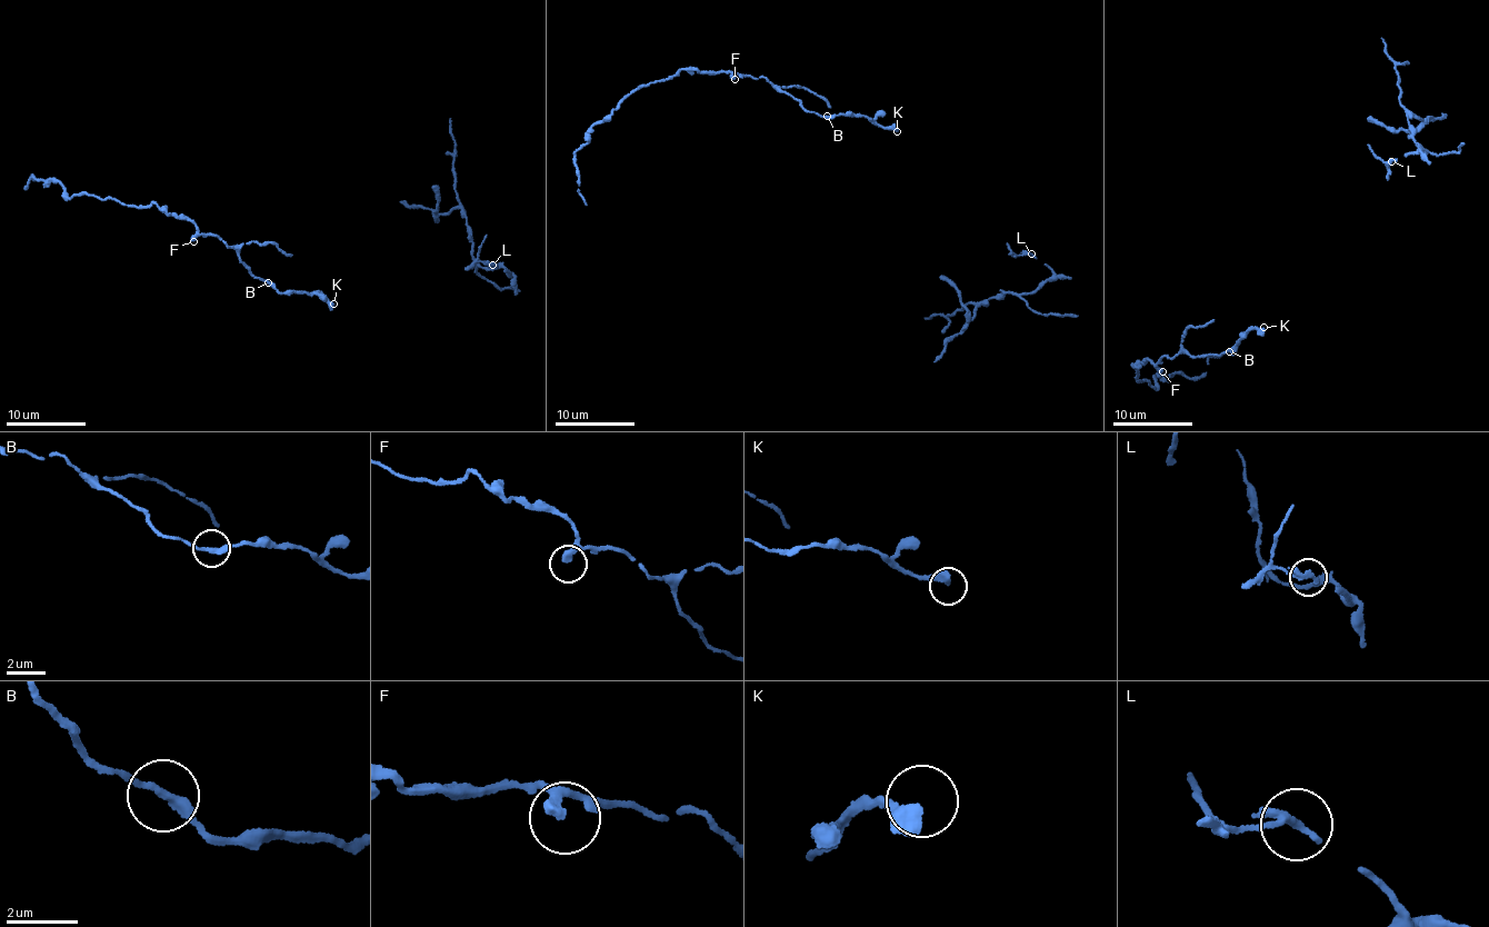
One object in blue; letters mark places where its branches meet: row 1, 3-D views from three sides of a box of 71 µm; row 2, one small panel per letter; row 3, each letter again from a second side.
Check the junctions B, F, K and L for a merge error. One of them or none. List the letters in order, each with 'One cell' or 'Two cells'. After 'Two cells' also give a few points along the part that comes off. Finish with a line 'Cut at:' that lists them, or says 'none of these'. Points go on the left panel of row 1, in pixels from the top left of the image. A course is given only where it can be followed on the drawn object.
B: One cell
F: One cell
K: One cell
L: Two cells. Course of the part to remove: (492, 266), (478, 257), (486, 235)
Cut at: L

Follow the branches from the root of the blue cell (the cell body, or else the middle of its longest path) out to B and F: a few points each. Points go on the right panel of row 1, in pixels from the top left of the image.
B: (1251, 329), (1232, 347), (1232, 354), (1229, 351)
F: (1251, 329), (1231, 354), (1163, 356), (1156, 362), (1162, 371)

